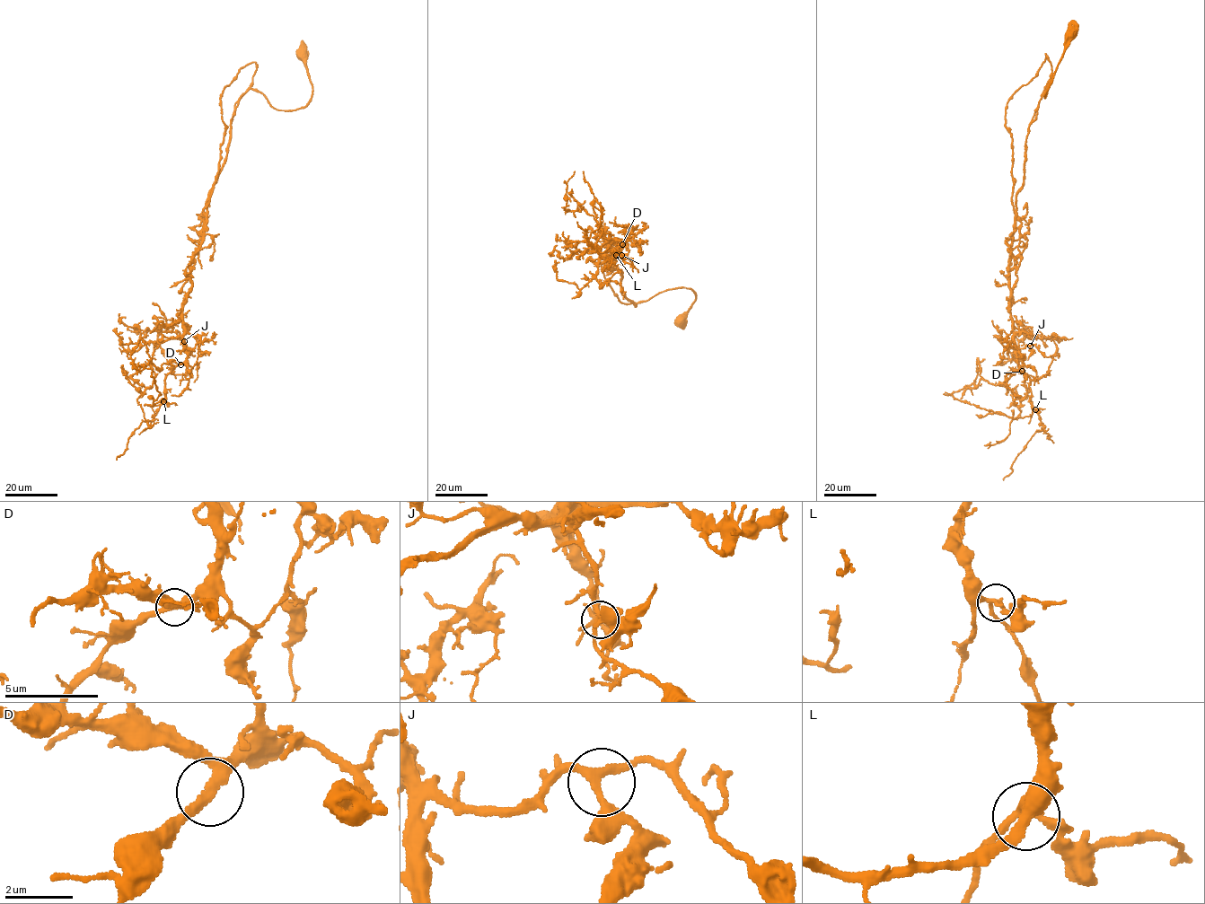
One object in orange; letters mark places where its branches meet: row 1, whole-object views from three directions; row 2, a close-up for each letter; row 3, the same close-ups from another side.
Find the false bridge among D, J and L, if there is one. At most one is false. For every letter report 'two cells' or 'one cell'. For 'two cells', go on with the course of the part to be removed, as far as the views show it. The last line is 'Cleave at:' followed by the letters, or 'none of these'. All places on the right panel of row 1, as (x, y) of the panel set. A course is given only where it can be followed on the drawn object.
D: one cell
J: one cell
L: one cell
Cleave at: none of these

